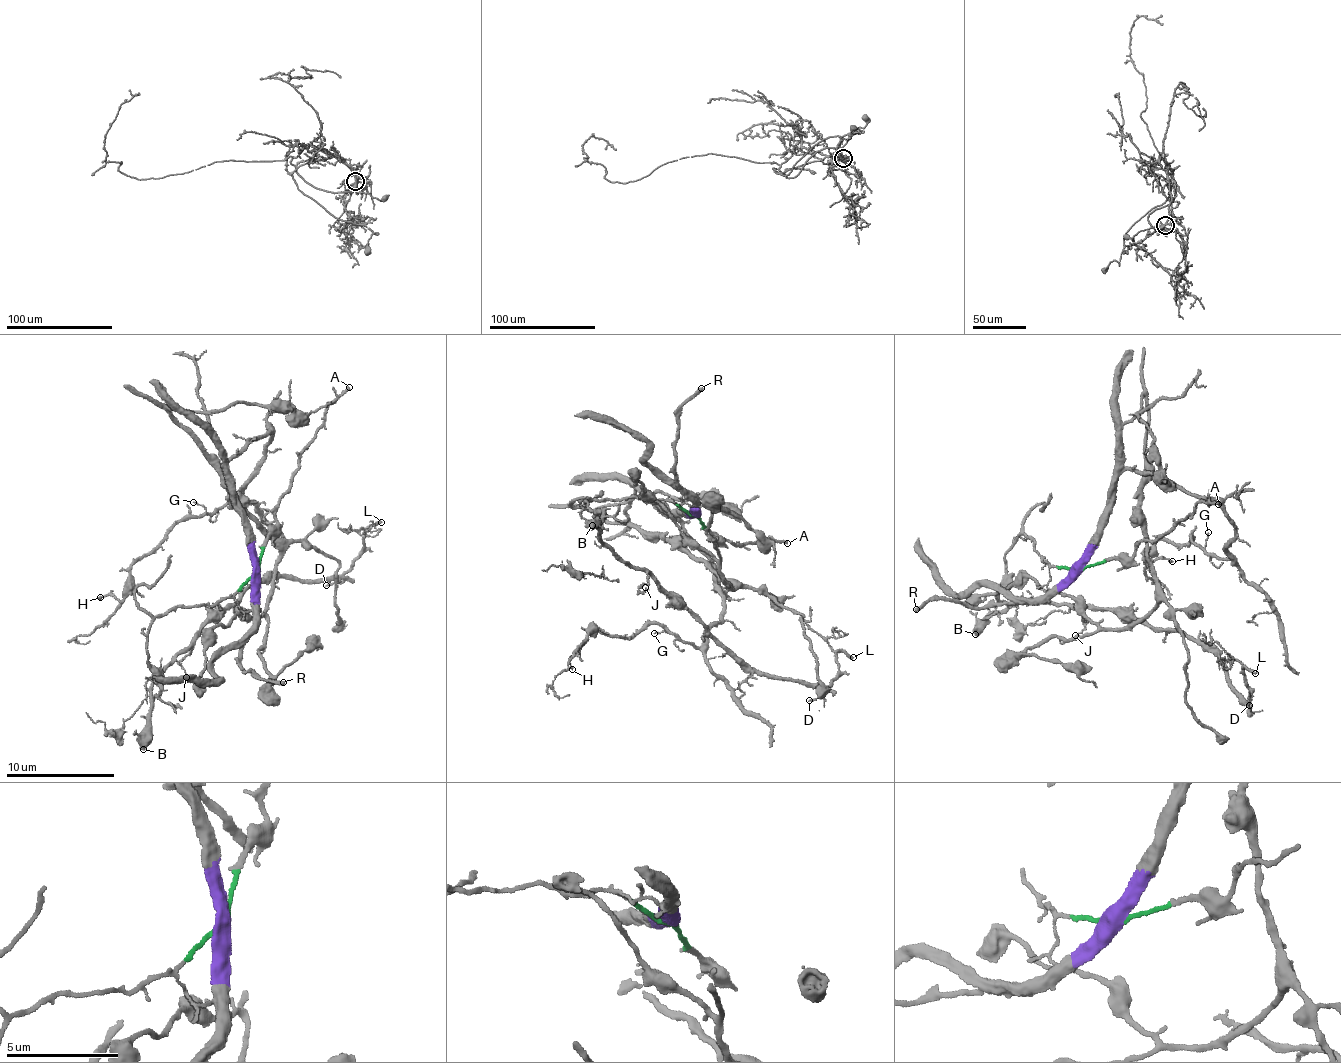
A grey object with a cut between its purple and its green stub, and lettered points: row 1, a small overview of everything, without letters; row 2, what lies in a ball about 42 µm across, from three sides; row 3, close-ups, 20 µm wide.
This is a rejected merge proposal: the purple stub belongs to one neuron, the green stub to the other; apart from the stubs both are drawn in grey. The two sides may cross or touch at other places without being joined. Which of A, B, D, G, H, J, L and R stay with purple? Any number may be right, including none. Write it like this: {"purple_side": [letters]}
{"purple_side": ["G", "H", "R"]}

